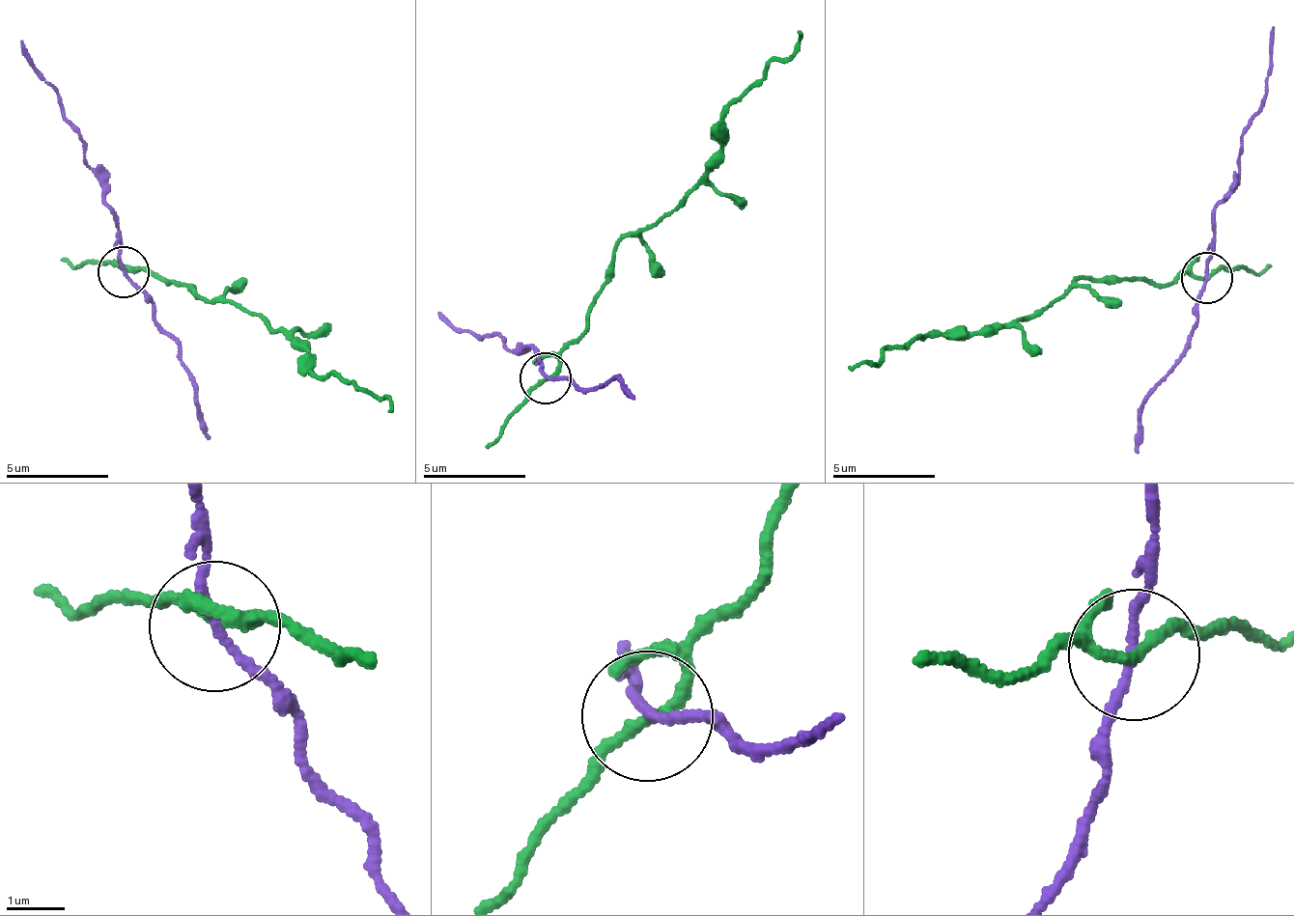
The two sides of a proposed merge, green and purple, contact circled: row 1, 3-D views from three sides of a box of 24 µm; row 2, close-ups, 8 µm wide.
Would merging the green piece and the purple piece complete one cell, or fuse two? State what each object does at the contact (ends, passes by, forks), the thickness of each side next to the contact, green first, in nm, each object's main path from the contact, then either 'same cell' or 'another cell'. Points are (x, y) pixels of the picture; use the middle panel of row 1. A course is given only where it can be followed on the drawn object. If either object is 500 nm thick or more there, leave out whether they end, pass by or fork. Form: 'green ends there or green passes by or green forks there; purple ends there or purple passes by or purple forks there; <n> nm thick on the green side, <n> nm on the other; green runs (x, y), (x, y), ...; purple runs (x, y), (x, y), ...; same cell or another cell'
green passes by; purple passes by; 170 nm thick on the green side, 150 nm on the other; green runs (549, 377), (584, 319), (620, 241), (681, 201), (722, 149), (722, 114), (783, 62), (803, 35); purple runs (545, 377), (537, 346), (511, 350), (499, 331), (478, 338), (440, 313); another cell

